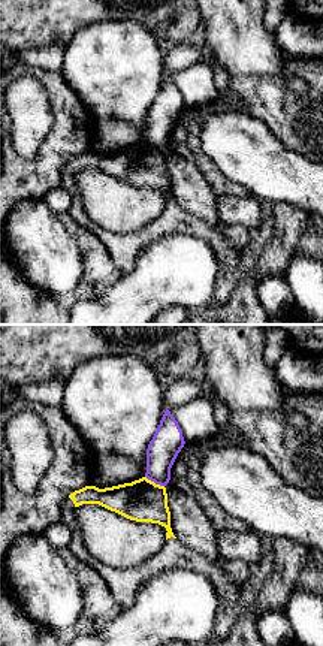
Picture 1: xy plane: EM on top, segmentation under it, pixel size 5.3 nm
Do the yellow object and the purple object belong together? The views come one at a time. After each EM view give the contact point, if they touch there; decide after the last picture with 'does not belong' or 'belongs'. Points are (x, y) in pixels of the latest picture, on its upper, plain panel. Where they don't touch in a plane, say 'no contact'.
(153, 147)

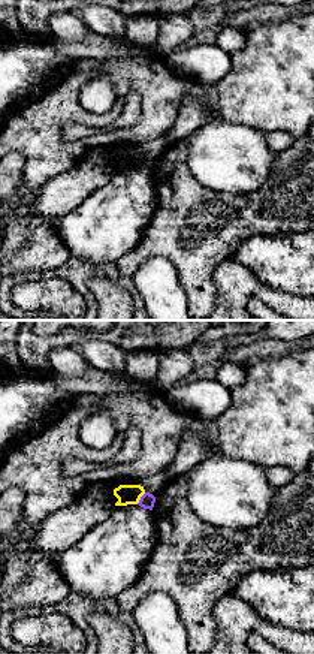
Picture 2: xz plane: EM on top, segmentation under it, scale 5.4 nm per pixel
(139, 163)

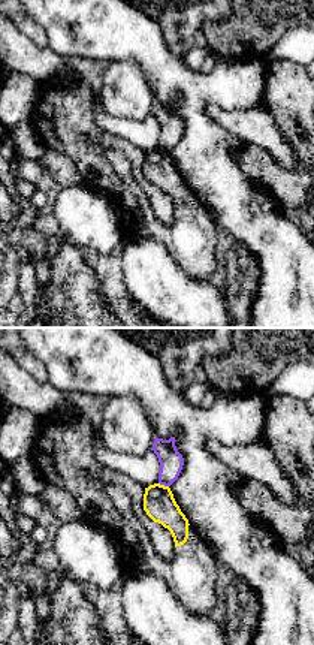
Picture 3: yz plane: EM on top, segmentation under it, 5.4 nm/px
(163, 150)

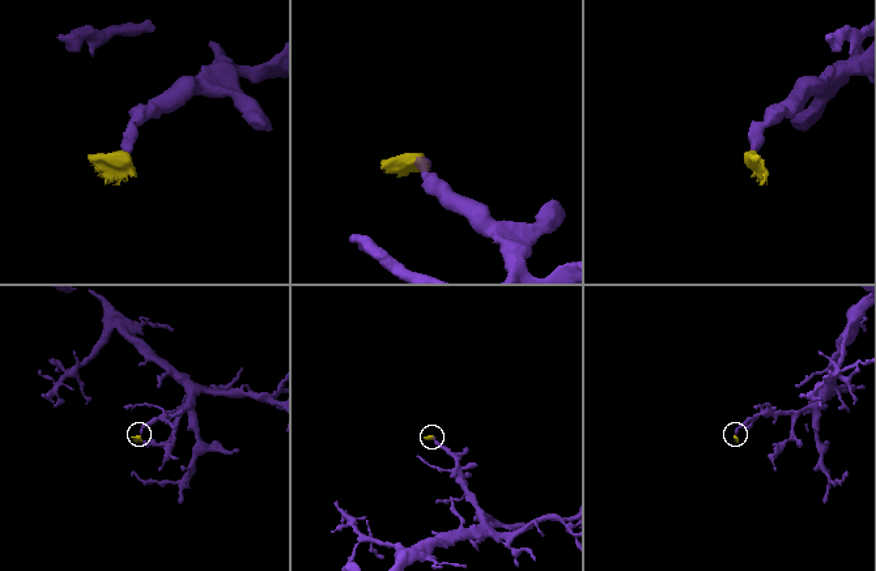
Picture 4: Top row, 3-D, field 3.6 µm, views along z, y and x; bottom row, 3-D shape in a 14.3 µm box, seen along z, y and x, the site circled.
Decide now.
does not belong

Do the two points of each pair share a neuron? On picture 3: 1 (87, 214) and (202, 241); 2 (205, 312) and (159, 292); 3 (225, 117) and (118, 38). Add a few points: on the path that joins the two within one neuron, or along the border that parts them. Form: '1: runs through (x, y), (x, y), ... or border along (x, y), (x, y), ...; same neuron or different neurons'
1: border along (117, 198), (123, 226); different neurons
2: runs through (193, 312), (171, 298); same neuron
3: border along (244, 108), (220, 109), (208, 107), (205, 111); different neurons

